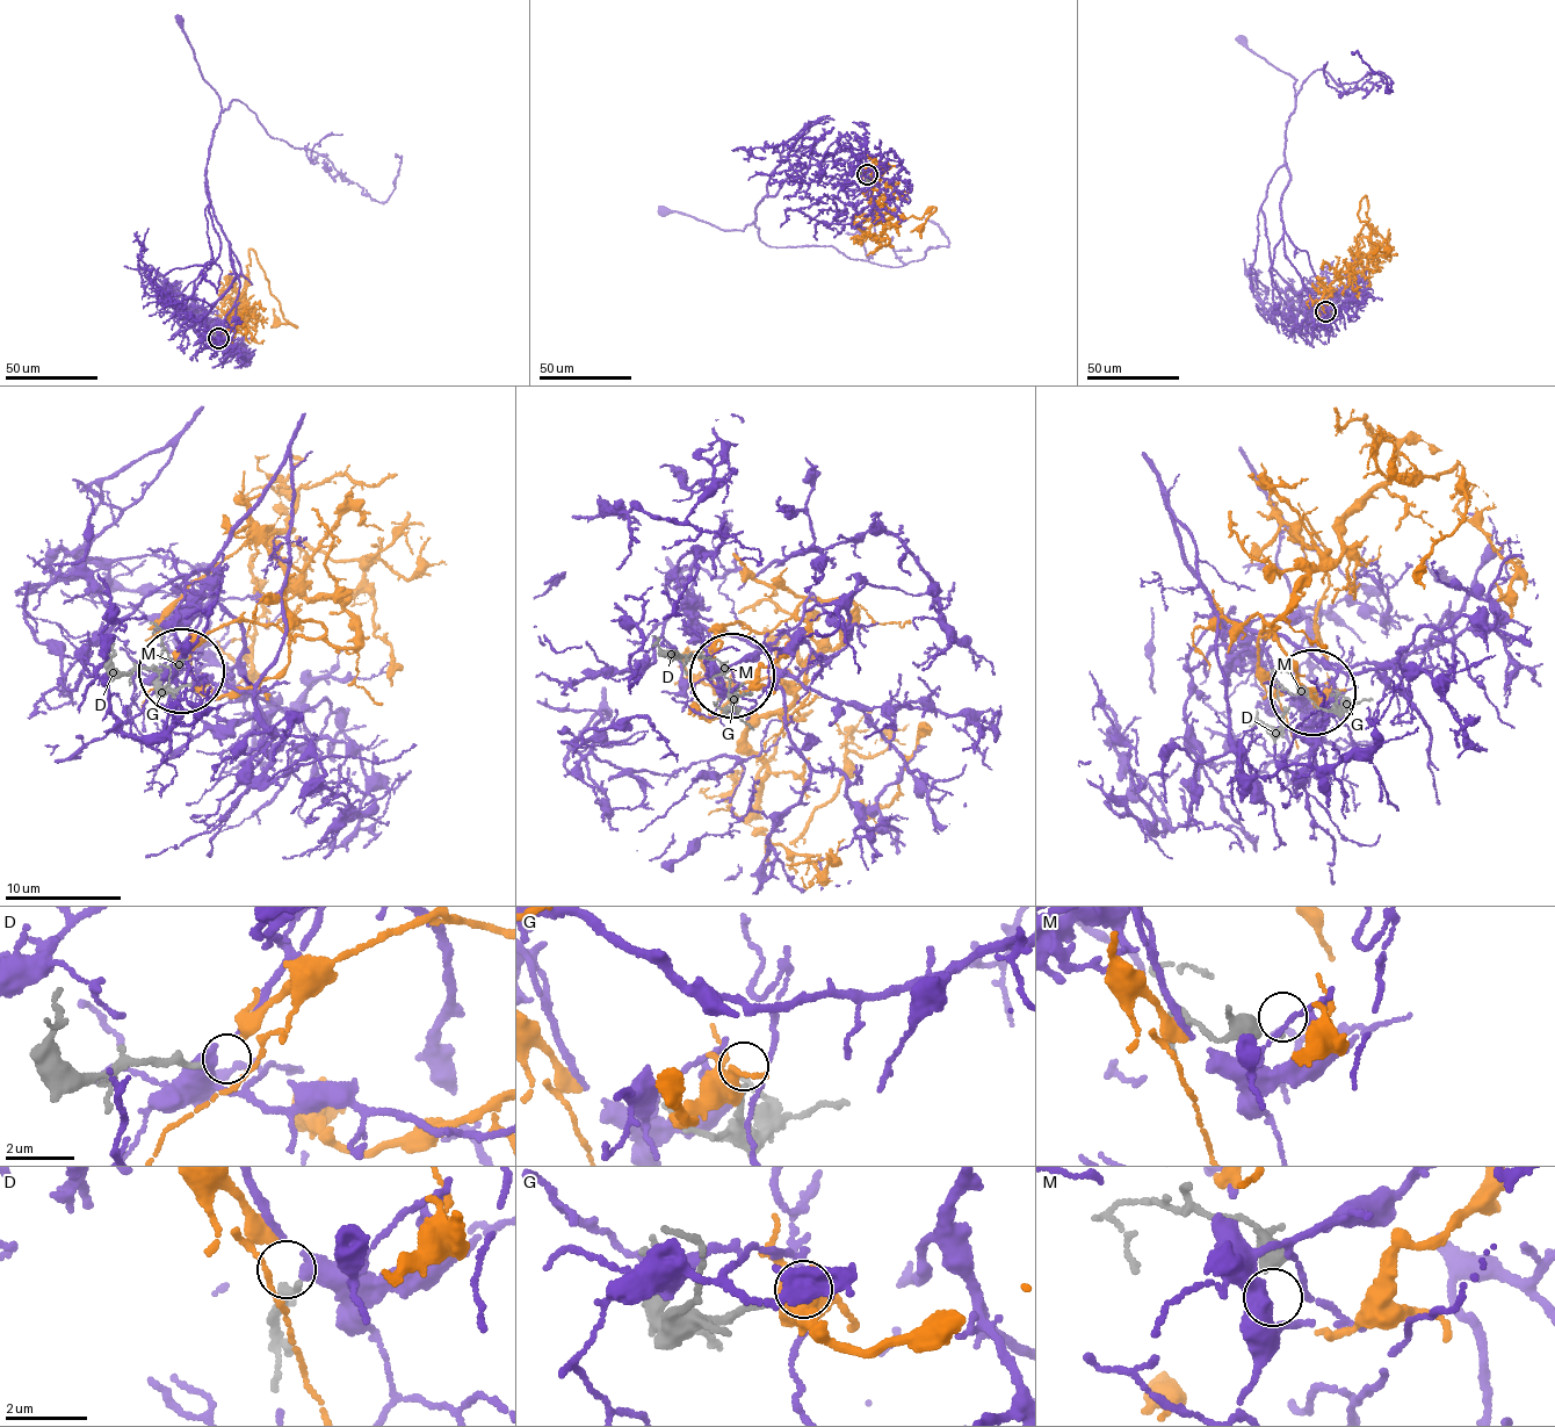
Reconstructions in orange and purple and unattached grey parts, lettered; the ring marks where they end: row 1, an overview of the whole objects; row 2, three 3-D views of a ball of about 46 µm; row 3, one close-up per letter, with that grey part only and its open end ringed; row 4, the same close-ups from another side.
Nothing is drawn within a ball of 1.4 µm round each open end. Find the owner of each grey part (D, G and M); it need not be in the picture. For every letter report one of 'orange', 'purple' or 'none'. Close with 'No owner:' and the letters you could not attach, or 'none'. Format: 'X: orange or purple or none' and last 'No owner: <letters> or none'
D: orange
G: none
M: none
No owner: G, M

